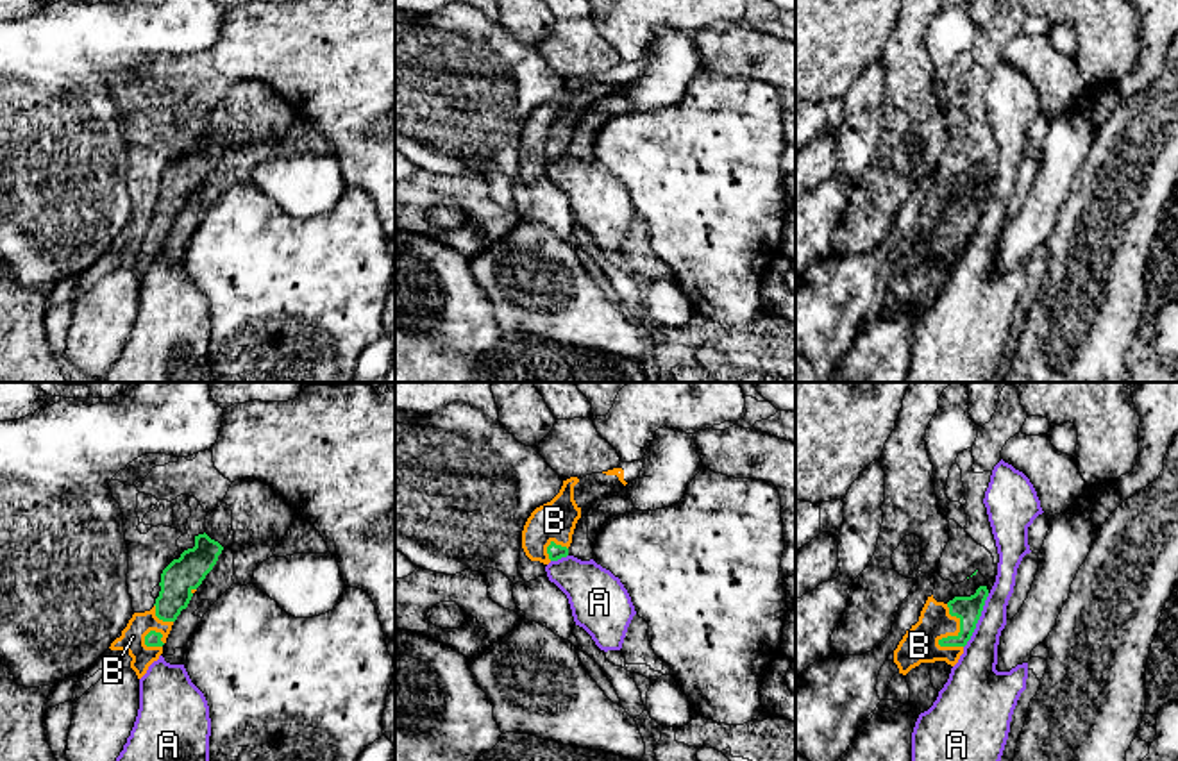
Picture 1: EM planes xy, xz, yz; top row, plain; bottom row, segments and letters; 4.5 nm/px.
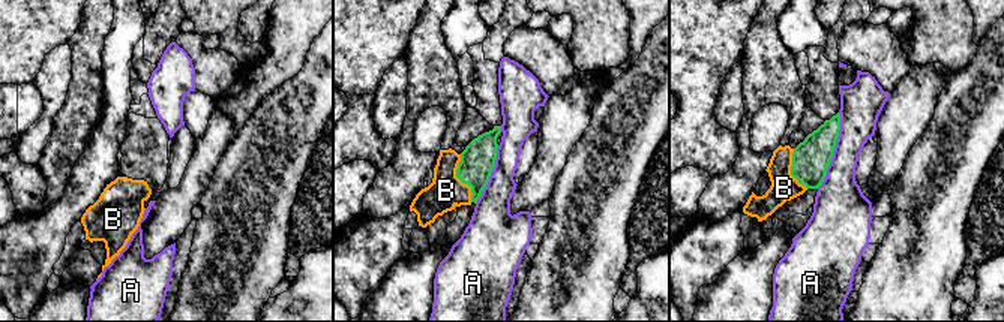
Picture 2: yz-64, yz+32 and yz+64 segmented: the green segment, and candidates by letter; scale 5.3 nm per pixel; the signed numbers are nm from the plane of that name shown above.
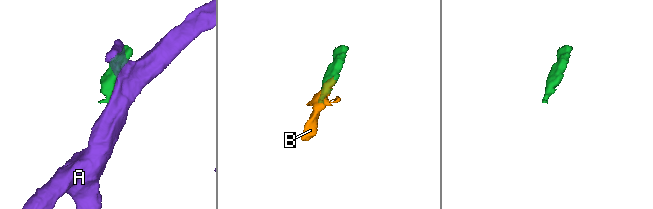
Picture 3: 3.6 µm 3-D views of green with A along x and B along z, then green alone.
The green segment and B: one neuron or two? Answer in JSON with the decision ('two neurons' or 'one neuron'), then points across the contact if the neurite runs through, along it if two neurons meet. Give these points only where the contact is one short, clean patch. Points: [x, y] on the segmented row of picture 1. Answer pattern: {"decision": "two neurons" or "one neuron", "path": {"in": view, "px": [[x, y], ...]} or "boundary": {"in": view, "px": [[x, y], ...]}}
{"decision": "one neuron", "path": {"in": "yz", "px": [[967, 610], [950, 636], [935, 636], [919, 645]]}}

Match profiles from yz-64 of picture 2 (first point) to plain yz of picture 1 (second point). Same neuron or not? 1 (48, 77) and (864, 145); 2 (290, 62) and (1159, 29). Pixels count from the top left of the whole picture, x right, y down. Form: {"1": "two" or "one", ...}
{"1": "one", "2": "one"}

